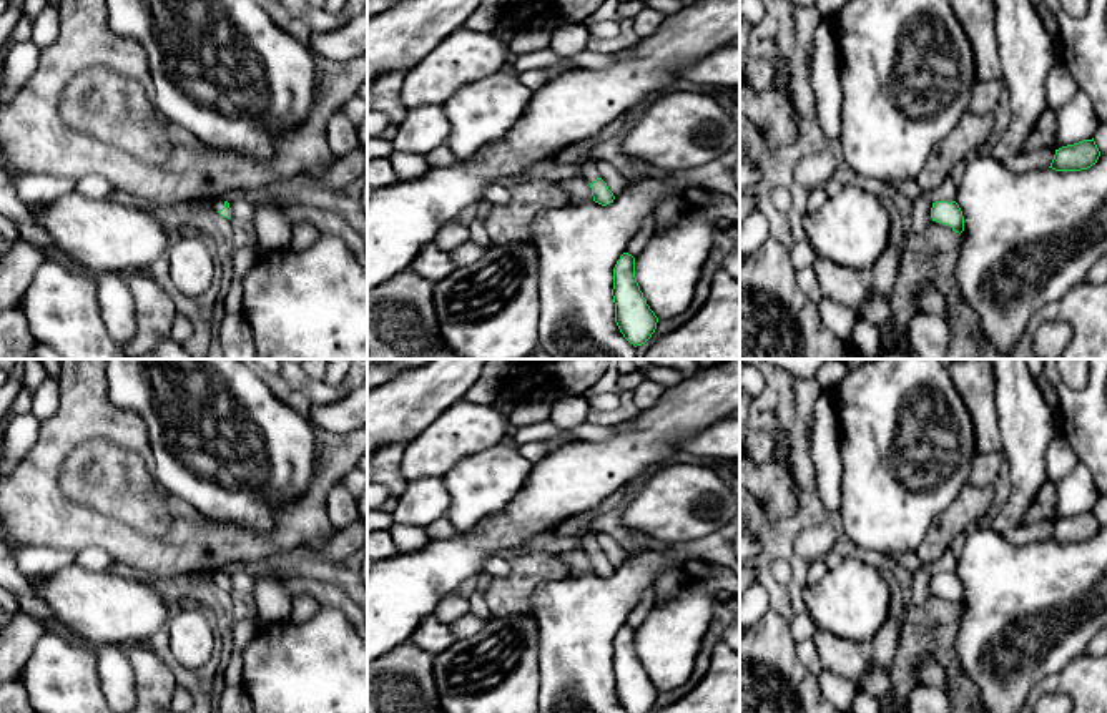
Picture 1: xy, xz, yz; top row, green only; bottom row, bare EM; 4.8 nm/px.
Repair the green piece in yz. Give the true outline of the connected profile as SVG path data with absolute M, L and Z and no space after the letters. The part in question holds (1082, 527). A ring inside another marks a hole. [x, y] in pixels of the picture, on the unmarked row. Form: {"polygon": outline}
{"polygon": "M1084 512L1074 517L1055 522L1049 540L1055 543L1080 543L1097 535L1100 524L1092 512Z"}

